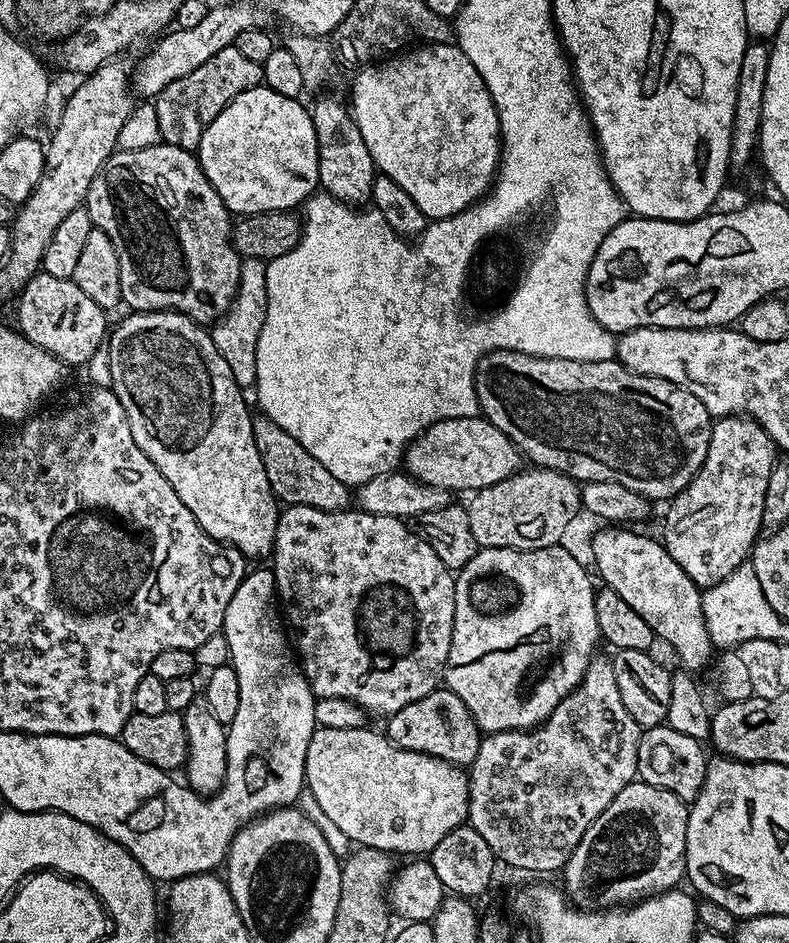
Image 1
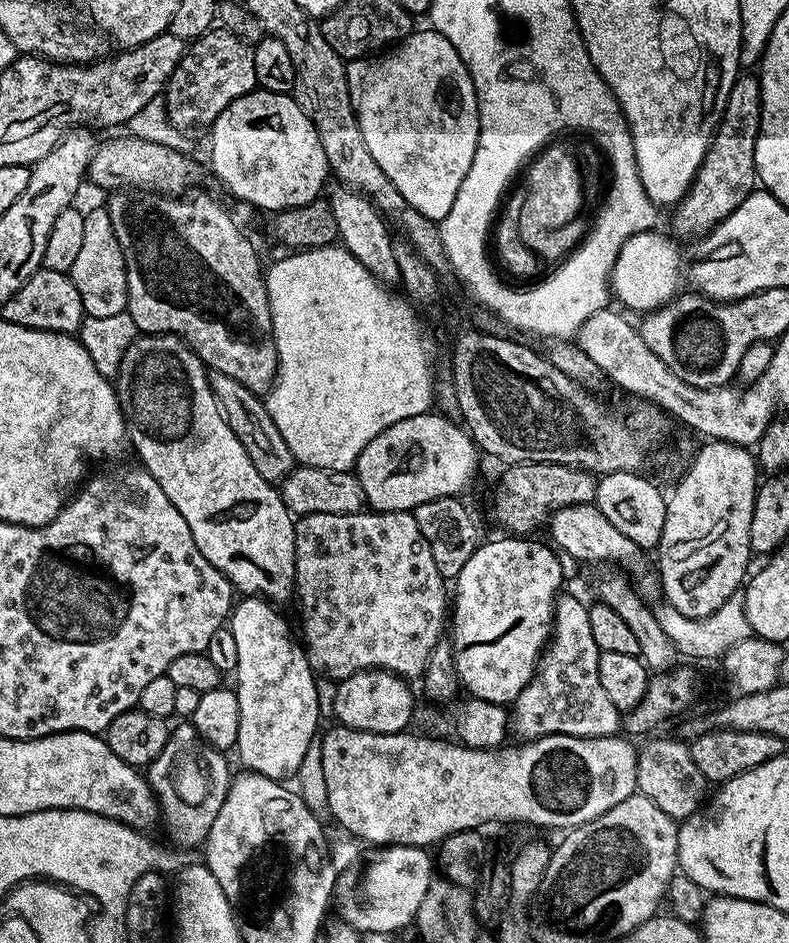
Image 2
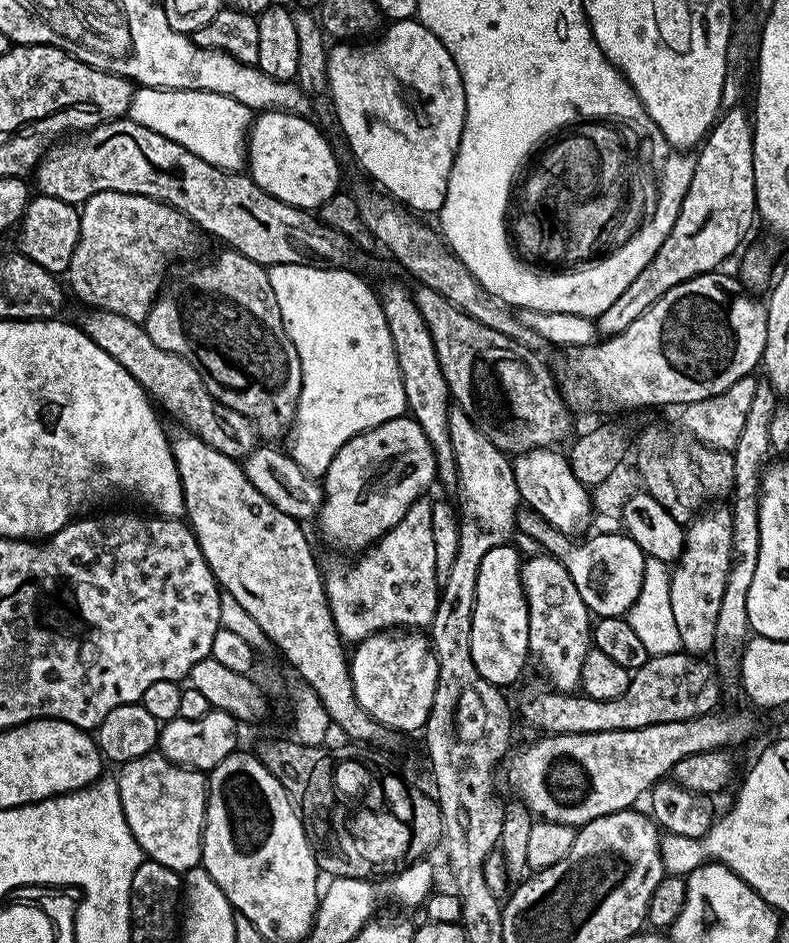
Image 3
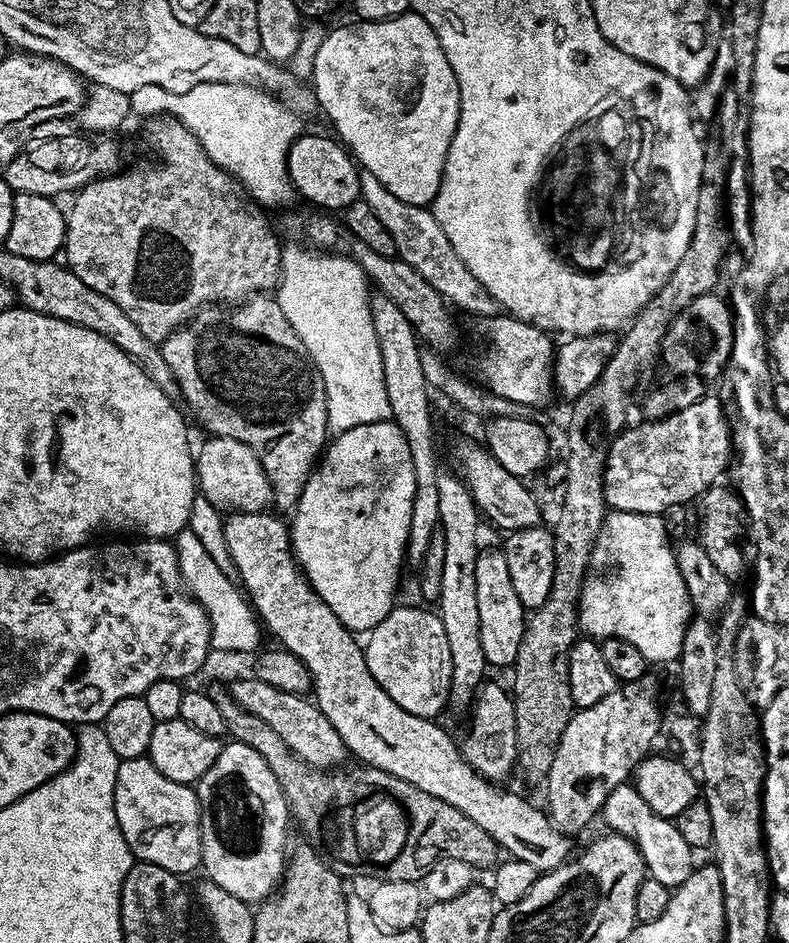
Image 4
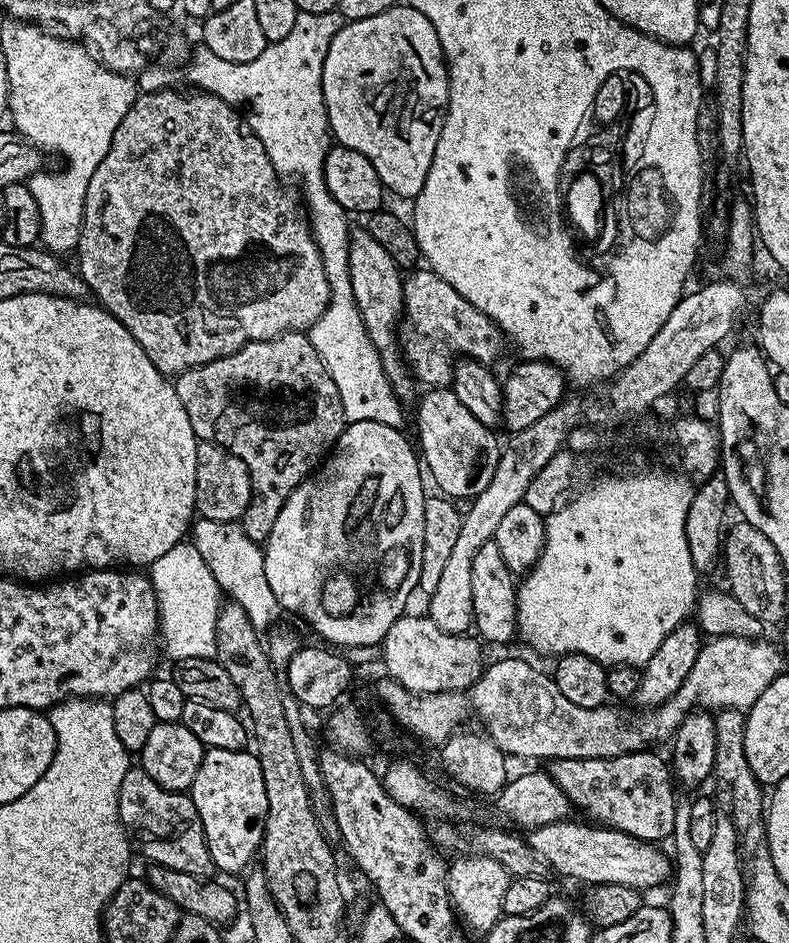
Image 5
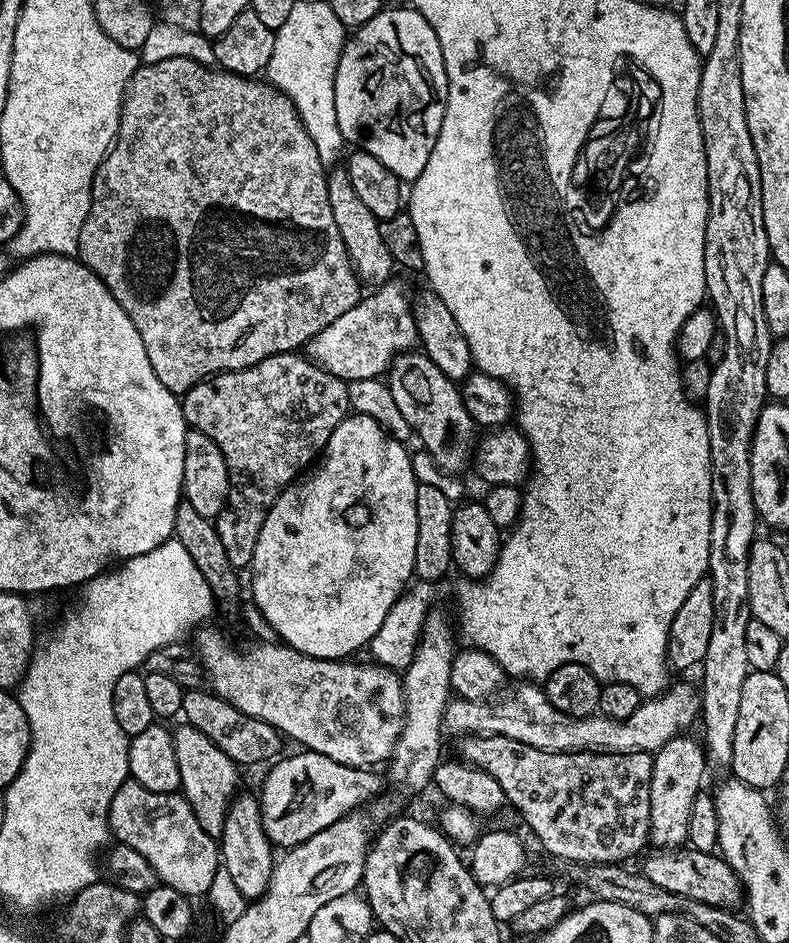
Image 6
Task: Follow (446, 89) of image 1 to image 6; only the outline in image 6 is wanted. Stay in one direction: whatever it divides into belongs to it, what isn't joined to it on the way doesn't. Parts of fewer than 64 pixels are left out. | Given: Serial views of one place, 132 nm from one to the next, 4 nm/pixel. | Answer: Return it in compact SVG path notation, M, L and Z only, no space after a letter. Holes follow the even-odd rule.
M385 7L347 37L344 52L340 55L334 78L334 110L338 114L340 133L349 145L362 145L363 151L374 154L374 158L378 158L378 162L382 162L382 166L401 182L416 180L422 174L440 133L446 103L445 84L444 59L430 22L426 22L415 7Z

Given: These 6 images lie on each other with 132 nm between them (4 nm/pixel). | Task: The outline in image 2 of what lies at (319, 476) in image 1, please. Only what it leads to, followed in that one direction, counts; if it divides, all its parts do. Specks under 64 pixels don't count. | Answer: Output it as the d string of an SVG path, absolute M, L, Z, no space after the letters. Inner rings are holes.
M212 372L210 379L228 425L234 434L238 434L242 446L246 446L246 454L250 454L250 462L254 462L258 474L273 482L283 481L284 477L292 473L294 457L290 446L286 446L286 438L282 438L282 430L274 426L274 418L270 418L267 403L257 393L242 386L242 382L230 378L230 374Z

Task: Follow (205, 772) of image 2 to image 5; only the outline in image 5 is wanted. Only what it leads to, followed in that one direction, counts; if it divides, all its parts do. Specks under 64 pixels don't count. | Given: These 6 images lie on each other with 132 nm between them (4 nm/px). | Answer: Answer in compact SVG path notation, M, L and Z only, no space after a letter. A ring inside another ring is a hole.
M139 766L129 767L126 778L122 778L122 786L120 787L120 821L124 827L124 831L128 833L128 839L134 845L135 851L145 856L145 861L161 864L162 866L170 866L174 870L186 870L186 874L194 874L195 876L207 877L213 871L214 865L210 858L210 850L206 846L206 838L202 830L202 822L198 818L198 810L194 806L191 795L182 792L171 792L162 786L158 786L158 782L154 782L154 778L150 778L150 774L146 774L143 768Z

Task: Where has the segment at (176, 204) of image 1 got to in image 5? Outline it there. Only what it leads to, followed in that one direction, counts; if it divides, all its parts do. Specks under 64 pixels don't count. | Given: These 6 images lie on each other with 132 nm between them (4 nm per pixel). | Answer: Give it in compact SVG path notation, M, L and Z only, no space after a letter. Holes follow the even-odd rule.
M284 332L272 340L250 342L228 356L197 368L187 368L175 377L174 383L184 408L195 418L194 427L199 437L216 433L218 425L230 430L230 450L243 462L252 479L252 497L242 517L244 532L254 541L267 540L286 498L316 471L346 427L338 386L334 386L334 378L330 378L318 350L314 350L304 332ZM196 400L204 400L204 413L200 417L200 404Z

